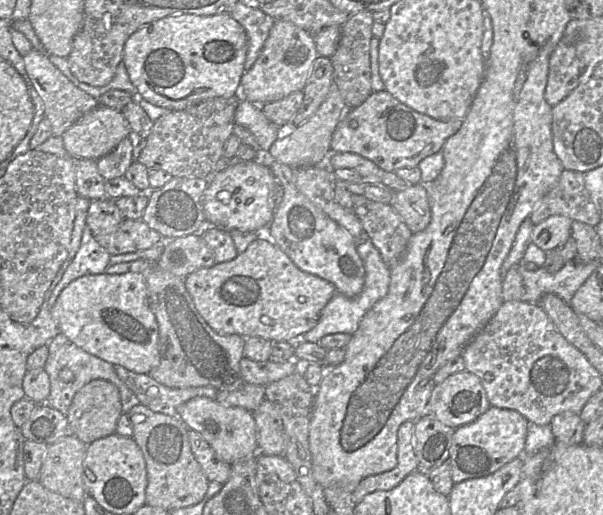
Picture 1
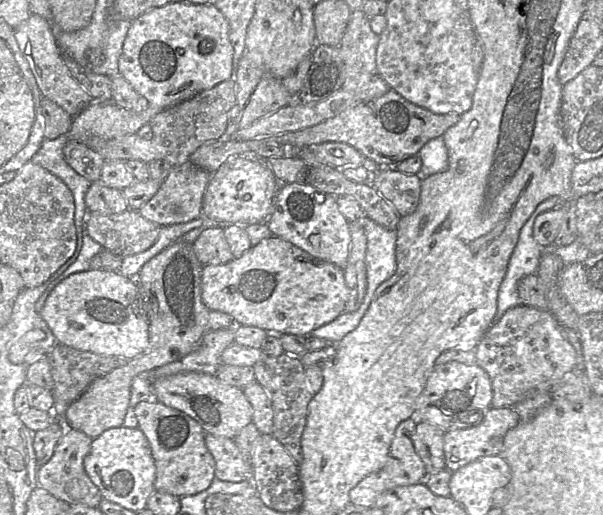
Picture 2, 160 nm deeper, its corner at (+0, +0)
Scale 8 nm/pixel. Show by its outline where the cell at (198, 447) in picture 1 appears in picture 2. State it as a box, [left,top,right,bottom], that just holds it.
[205,433,253,483]

